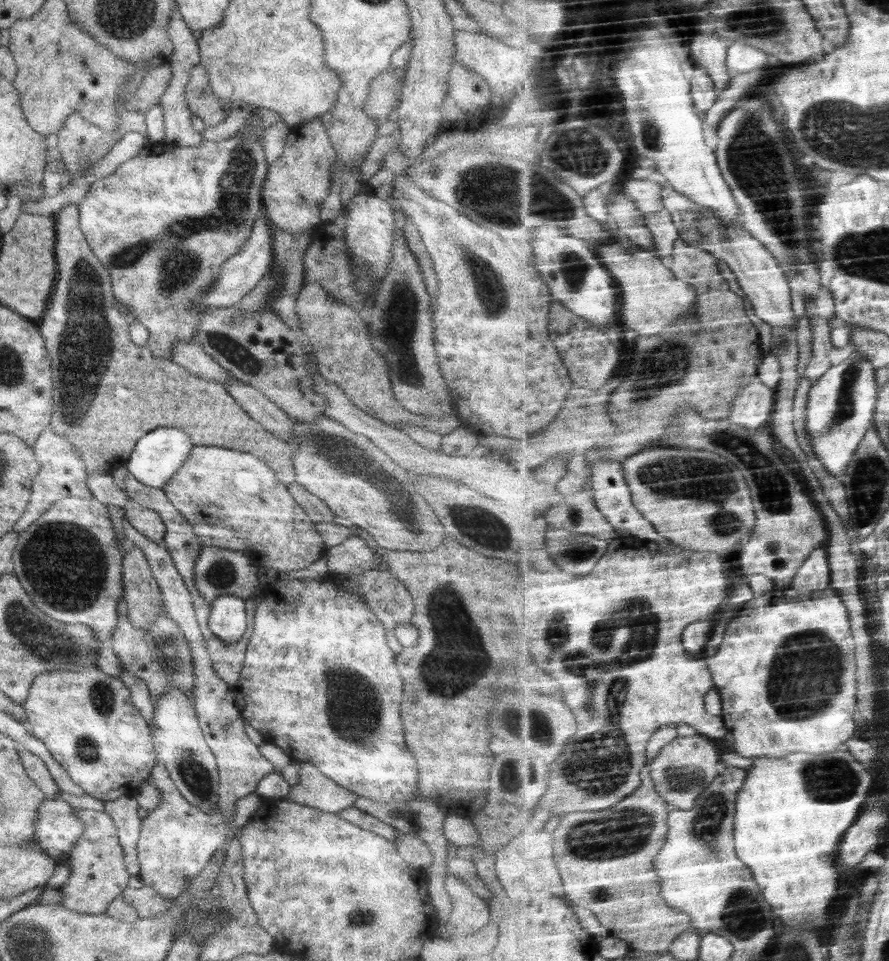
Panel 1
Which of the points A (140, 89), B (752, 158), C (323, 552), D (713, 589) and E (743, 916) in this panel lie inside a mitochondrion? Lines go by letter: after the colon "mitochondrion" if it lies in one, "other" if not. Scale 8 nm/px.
A: other
B: mitochondrion
C: other
D: other
E: mitochondrion

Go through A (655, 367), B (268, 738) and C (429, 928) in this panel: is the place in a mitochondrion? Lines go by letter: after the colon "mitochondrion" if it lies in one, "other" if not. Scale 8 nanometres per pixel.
A: mitochondrion
B: other
C: other

